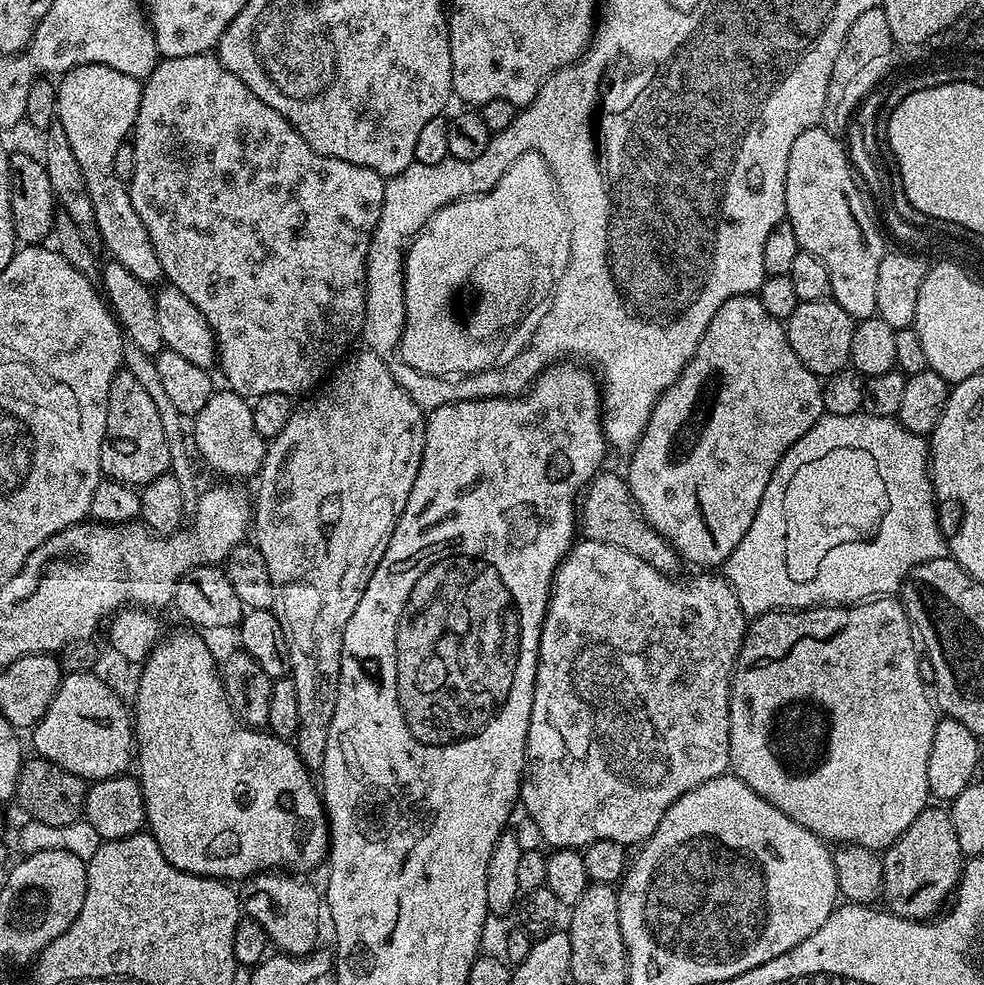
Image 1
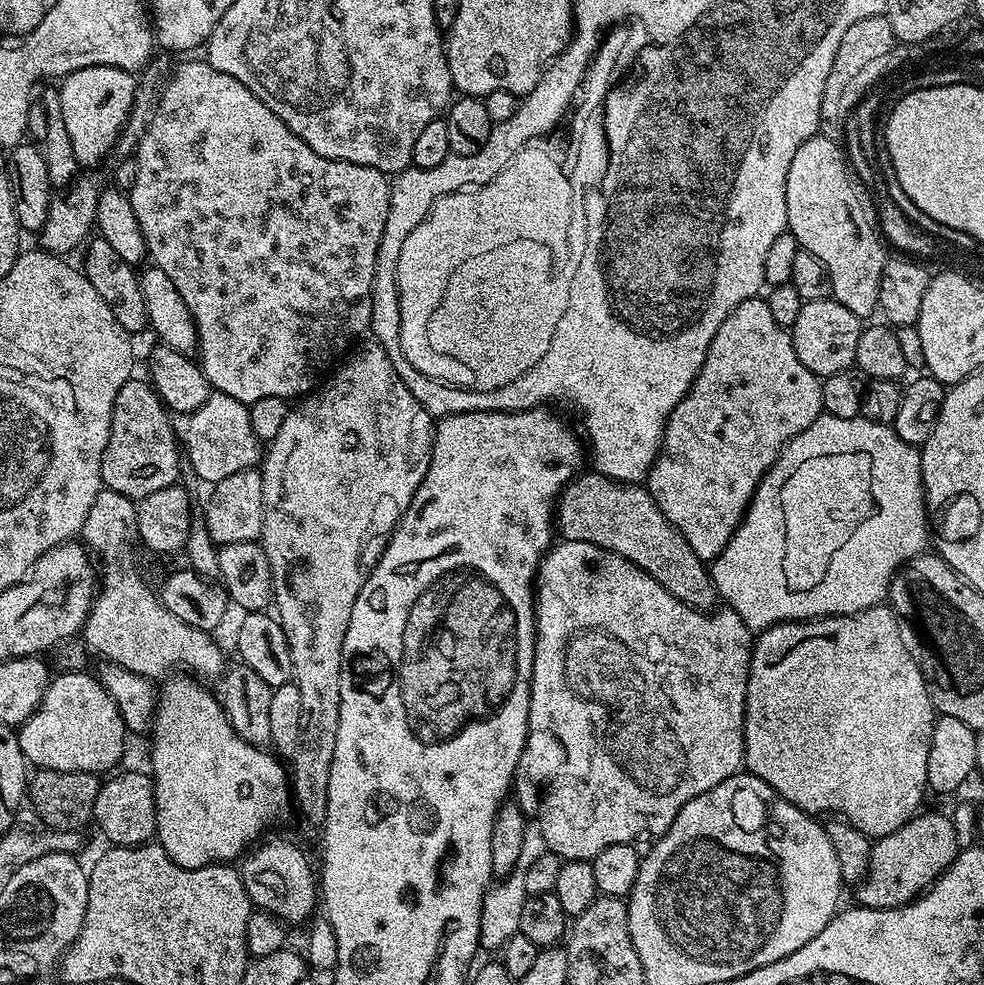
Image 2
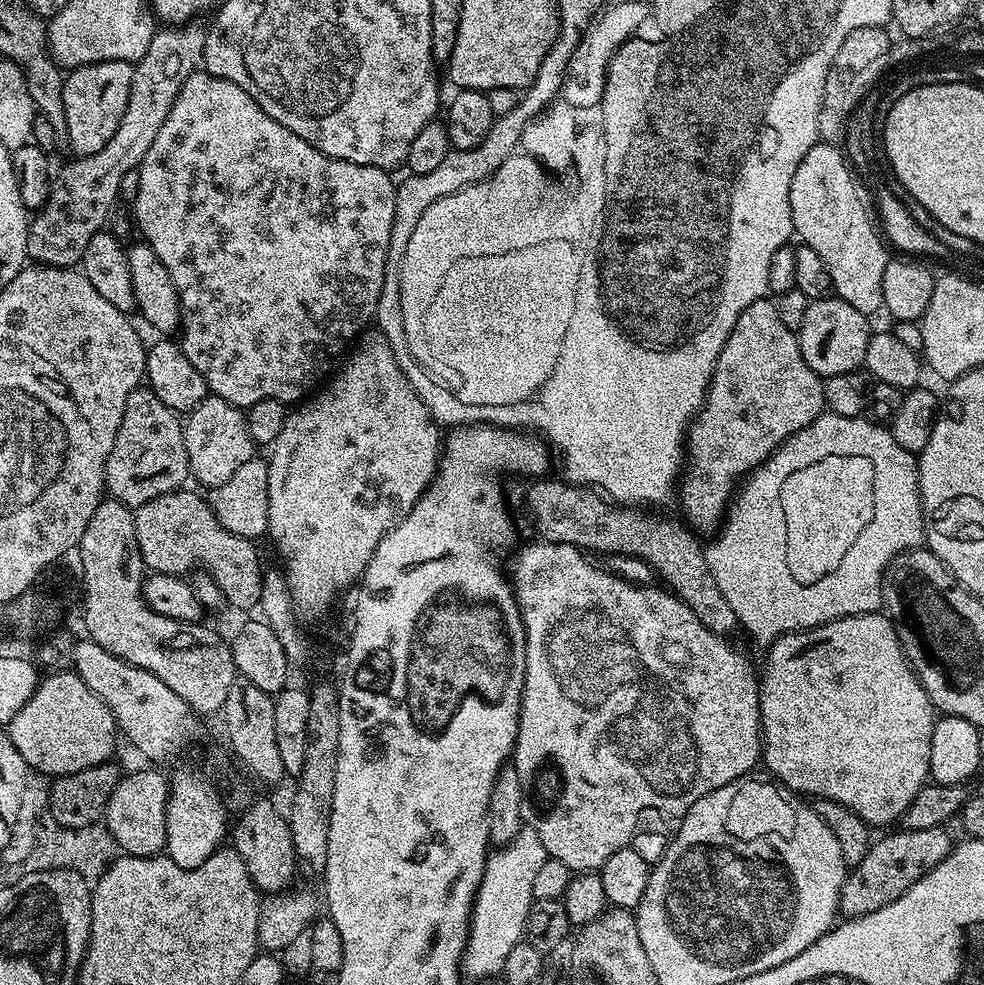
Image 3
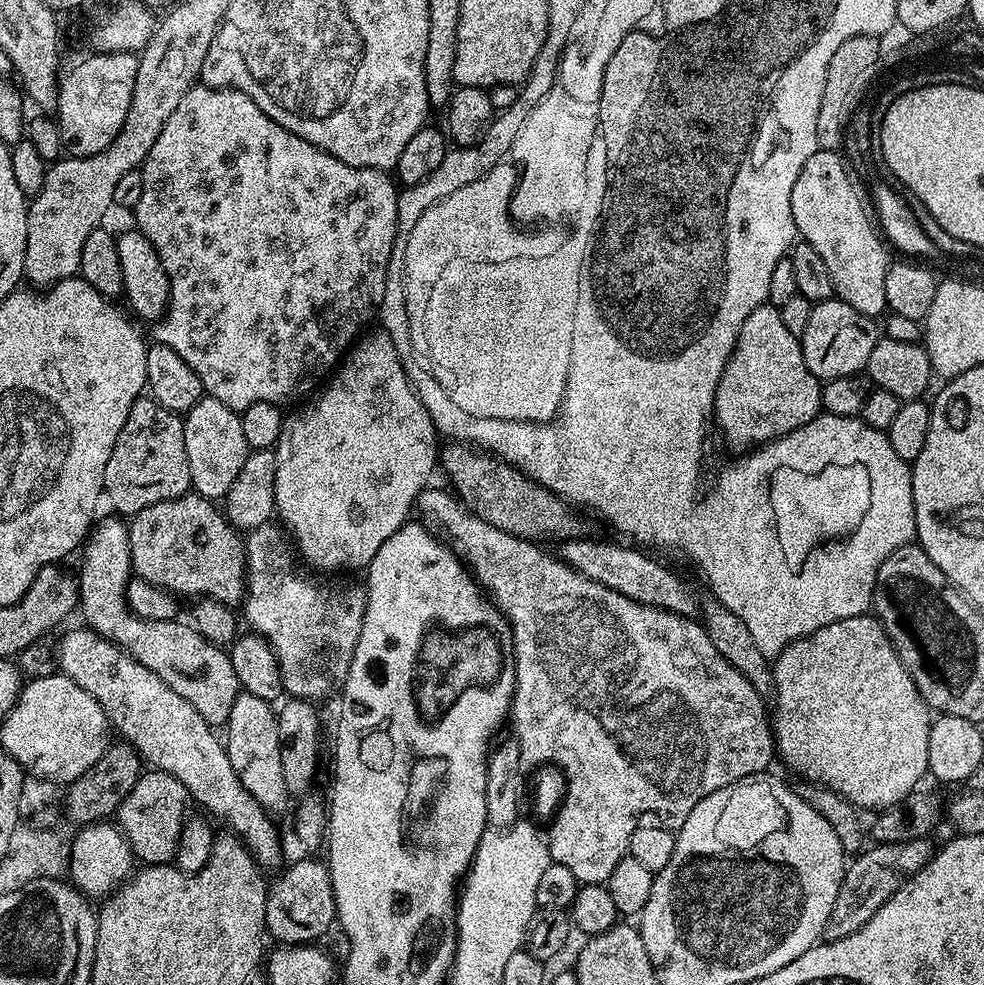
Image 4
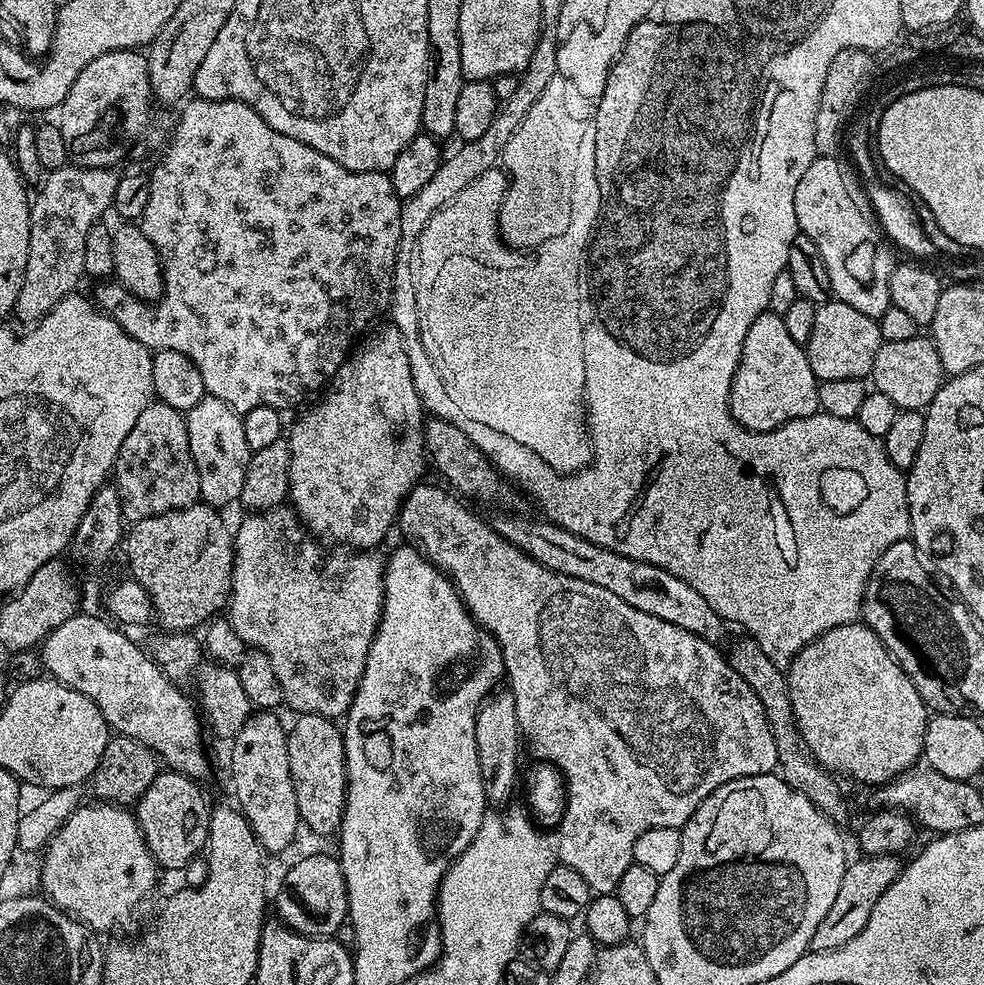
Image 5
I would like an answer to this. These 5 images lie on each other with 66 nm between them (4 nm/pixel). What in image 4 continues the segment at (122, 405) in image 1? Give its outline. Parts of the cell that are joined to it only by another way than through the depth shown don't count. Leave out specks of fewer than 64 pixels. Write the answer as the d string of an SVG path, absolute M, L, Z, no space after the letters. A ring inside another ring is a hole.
M141 398L130 406L130 414L118 434L118 442L112 451L110 462L106 462L103 495L113 504L121 517L131 518L146 510L146 506L154 506L154 502L166 502L170 498L189 495L192 488L190 462L186 458L186 442L184 441L184 421L177 413L166 410L158 401Z

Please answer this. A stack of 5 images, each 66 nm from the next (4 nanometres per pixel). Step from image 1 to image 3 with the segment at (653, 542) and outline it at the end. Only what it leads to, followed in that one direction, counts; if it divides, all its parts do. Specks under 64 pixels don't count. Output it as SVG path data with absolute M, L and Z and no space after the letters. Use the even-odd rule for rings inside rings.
M536 478L524 492L524 512L532 519L536 532L541 541L546 544L572 544L588 554L604 552L608 556L633 556L652 567L653 573L665 580L667 591L671 592L714 634L727 637L728 632L738 628L738 621L734 610L730 610L730 602L722 598L722 590L718 590L718 582L714 582L714 574L710 574L710 566L704 557L705 549L700 548L696 541L697 535L683 523L667 520L664 516L651 516L651 511L637 510L632 506L621 506L607 498L599 491L579 484L569 484L563 479L548 480L549 478Z

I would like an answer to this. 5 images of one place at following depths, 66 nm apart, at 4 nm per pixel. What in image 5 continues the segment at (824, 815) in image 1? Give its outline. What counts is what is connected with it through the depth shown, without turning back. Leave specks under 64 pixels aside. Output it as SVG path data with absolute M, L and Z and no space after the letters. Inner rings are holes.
M853 622L838 626L834 630L826 630L826 634L822 634L814 642L810 642L792 659L791 664L787 665L786 675L788 689L790 690L790 702L796 719L796 729L802 734L806 746L810 746L812 757L823 768L827 768L829 772L839 774L841 777L853 776L854 779L861 780L864 784L872 784L871 786L883 786L895 780L897 776L909 771L915 765L912 763L916 759L918 761L921 759L924 750L924 735L928 729L930 719L930 709L918 694L914 682L910 682L906 670L902 670L902 666L898 666L898 662L892 657L890 650L886 650L886 646L880 641L878 634L874 634L874 630L869 628L867 624Z

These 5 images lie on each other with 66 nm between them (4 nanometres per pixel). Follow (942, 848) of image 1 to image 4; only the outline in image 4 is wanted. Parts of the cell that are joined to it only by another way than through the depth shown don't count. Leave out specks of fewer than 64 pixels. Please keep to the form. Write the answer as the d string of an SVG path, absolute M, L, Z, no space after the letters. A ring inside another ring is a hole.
M927 839L893 844L873 843L865 847L855 857L856 860L844 869L842 886L838 886L838 898L834 898L834 910L830 910L830 918L826 918L823 939L825 941L846 938L852 932L857 932L894 893L916 873L922 870L932 860L934 848L928 845Z

